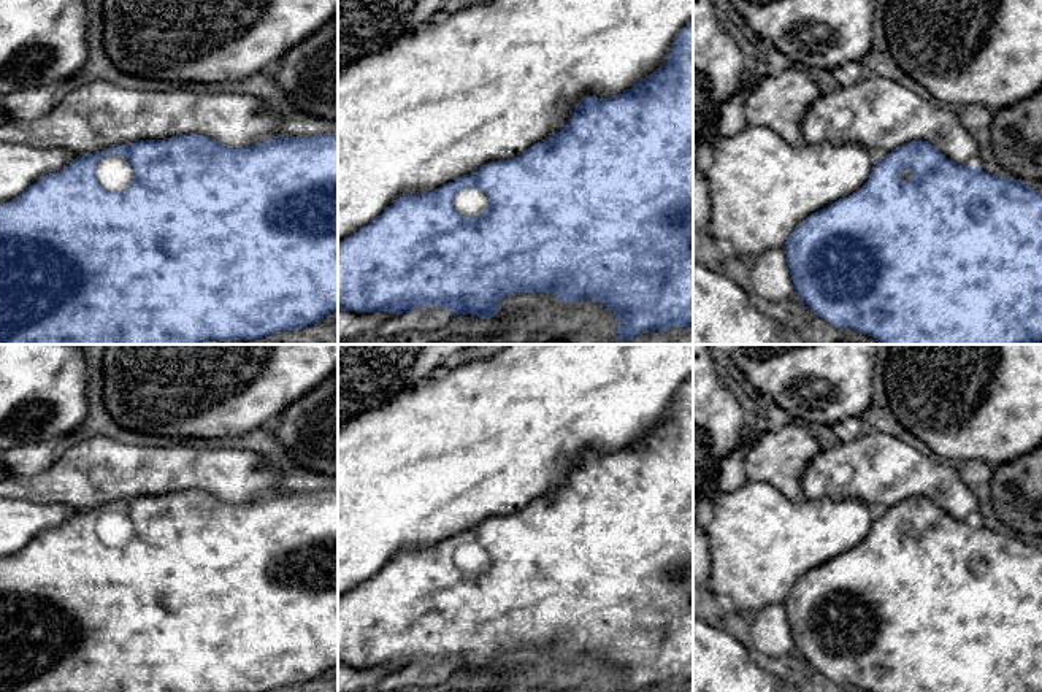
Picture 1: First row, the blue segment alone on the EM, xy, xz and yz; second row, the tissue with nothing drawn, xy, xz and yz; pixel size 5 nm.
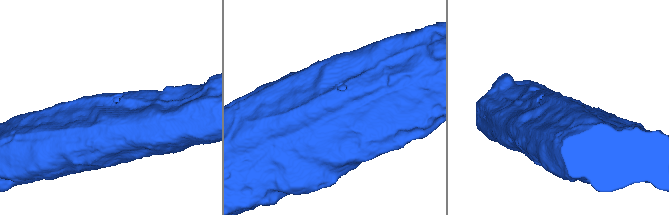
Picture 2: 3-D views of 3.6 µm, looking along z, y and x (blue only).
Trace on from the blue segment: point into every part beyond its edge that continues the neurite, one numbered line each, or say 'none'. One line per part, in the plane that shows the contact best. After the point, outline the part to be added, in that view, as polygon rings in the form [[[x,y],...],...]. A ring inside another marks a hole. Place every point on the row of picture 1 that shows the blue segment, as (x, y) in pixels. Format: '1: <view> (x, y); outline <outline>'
1: xy (114, 173); outline [[[108,154],[97,163],[95,176],[103,189],[121,192],[132,186],[135,170],[125,157]]]

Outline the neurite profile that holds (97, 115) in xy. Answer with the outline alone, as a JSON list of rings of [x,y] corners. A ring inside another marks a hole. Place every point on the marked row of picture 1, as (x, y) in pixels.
[[[89,81],[70,89],[40,119],[10,119],[0,124],[0,143],[33,148],[65,148],[76,156],[113,146],[181,135],[203,135],[227,148],[246,148],[278,135],[282,117],[262,98],[232,92],[141,90],[108,81]]]

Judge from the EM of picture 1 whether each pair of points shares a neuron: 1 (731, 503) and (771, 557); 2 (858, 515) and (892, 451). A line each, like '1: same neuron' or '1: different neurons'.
1: same neuron
2: different neurons

